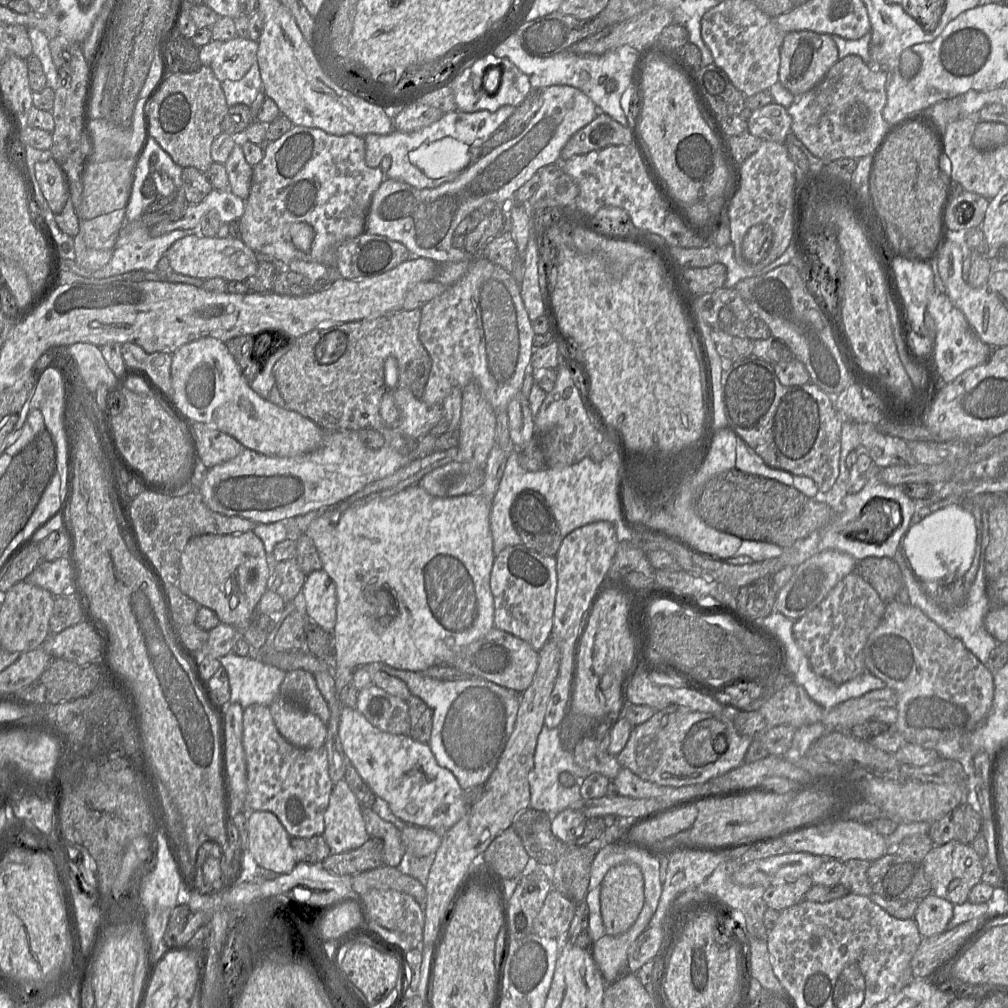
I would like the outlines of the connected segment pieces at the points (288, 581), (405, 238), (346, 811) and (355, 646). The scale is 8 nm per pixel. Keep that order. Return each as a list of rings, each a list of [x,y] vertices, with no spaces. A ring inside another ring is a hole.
[[[294,559],[272,562],[267,589],[277,593],[285,603],[294,601],[301,593],[307,575]]]
[[[575,87],[544,88],[542,106],[523,132],[481,155],[453,181],[436,188],[417,189],[401,181],[385,179],[372,196],[365,232],[400,242],[412,257],[431,259],[437,264],[471,261],[473,256],[465,249],[452,246],[458,224],[487,201],[508,204],[514,193],[541,167],[560,162],[560,153],[567,141],[597,114],[595,103]]]
[[[344,779],[334,784],[324,821],[322,836],[332,854],[358,849],[371,838],[366,830],[362,806]]]
[[[415,484],[390,497],[376,499],[365,505],[347,509],[341,514],[321,513],[310,523],[305,534],[312,539],[316,547],[322,569],[336,585],[337,612],[332,637],[334,646],[333,676],[338,697],[343,687],[351,682],[352,673],[357,667],[381,664],[395,669],[421,672],[434,665],[449,665],[449,662],[459,651],[486,635],[493,628],[494,600],[490,589],[490,574],[495,555],[492,550],[493,540],[490,530],[491,503],[486,501],[479,492],[441,498],[430,495],[418,484]],[[380,592],[382,595],[388,595],[392,606],[396,606],[395,609],[386,610],[383,607],[383,600],[379,599]]]

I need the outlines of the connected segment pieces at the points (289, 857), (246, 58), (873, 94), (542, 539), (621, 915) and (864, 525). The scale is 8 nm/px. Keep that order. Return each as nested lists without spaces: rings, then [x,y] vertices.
[[[269,811],[250,812],[247,819],[248,850],[262,868],[286,874],[297,864],[291,836],[276,815]]]
[[[241,36],[229,41],[212,40],[199,50],[199,57],[202,65],[210,67],[215,76],[221,81],[241,80],[257,61],[258,41]]]
[[[857,55],[839,59],[816,86],[794,98],[787,109],[792,118],[791,133],[822,161],[832,162],[841,158],[859,160],[867,155],[872,157],[888,125],[883,118],[883,109],[887,101],[886,83],[885,69],[870,69]]]
[[[532,490],[519,493],[510,514],[521,544],[542,556],[556,555],[563,538],[543,495]]]
[[[620,863],[601,883],[600,908],[606,934],[622,935],[637,920],[644,904],[644,876],[639,866]]]
[[[872,498],[864,506],[862,515],[845,526],[844,533],[862,535],[866,541],[884,542],[899,524],[900,506],[897,503]]]

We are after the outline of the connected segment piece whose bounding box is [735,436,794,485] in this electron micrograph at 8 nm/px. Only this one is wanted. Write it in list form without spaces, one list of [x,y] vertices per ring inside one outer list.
[[[738,436],[736,442],[735,467],[746,474],[774,479],[786,485],[793,485],[794,475],[787,471],[766,465]]]

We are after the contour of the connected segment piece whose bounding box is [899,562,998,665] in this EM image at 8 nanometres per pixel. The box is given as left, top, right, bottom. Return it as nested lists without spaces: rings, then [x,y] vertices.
[[[904,562],[904,566],[899,568],[908,592],[910,605],[920,609],[948,635],[959,639],[967,650],[969,650],[982,664],[986,665],[991,652],[997,646],[998,642],[987,632],[984,626],[986,614],[995,607],[992,606],[987,595],[985,563],[982,563],[981,567],[978,569],[963,606],[954,610],[945,610],[928,597],[920,580],[916,577],[907,562]]]

